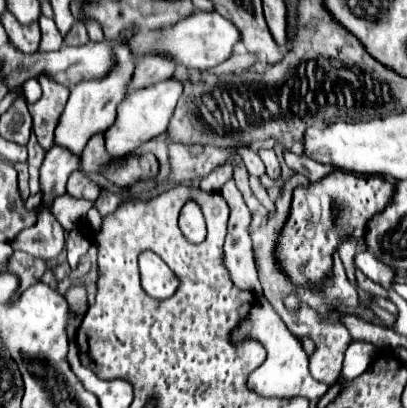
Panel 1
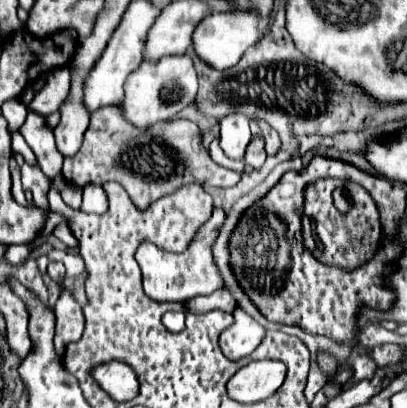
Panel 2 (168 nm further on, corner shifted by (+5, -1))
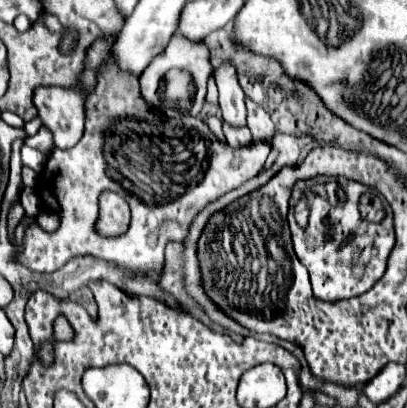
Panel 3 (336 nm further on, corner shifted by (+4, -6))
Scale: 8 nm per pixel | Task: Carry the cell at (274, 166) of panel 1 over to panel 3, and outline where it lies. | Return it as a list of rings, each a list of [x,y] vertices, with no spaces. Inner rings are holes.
[[[226,120],[222,122],[222,128],[224,128],[224,138],[230,146],[238,148],[238,146],[246,146],[250,140],[252,140],[252,134],[248,128],[234,128],[232,124],[226,124]]]

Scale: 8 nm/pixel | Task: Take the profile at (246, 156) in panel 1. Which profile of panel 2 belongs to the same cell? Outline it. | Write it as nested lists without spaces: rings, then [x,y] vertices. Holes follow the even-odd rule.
[[[227,115],[221,119],[221,149],[231,159],[245,159],[247,145],[251,143],[249,119],[245,115]]]

